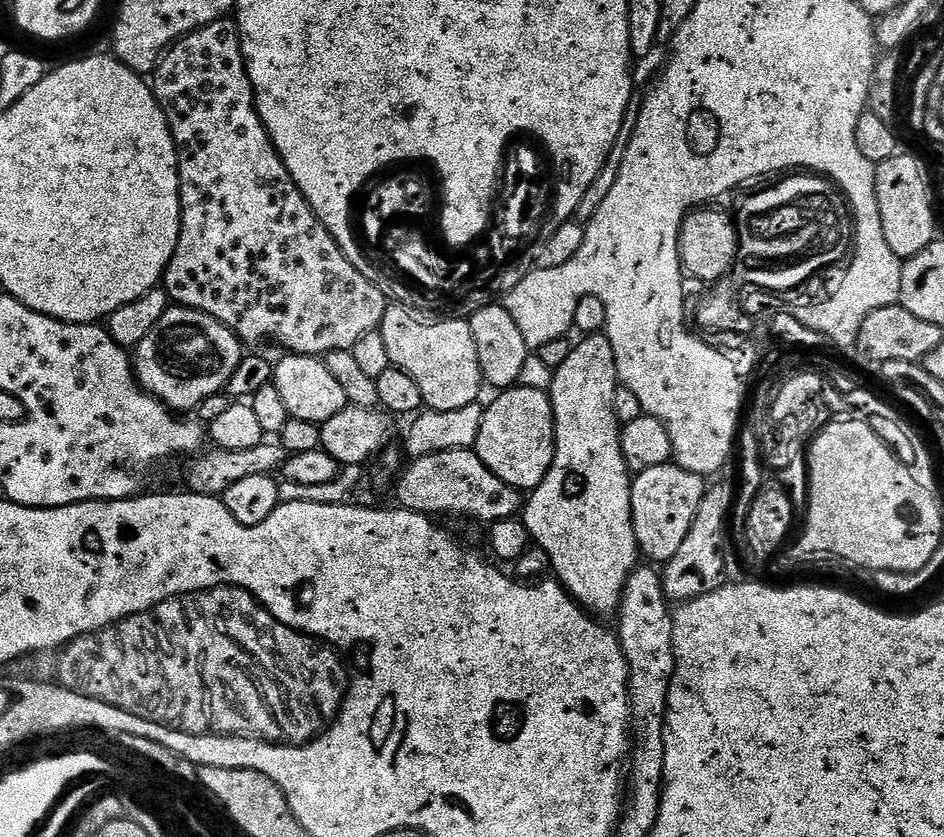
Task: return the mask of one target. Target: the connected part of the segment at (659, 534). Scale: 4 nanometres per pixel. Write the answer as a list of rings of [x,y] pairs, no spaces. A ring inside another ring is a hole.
[[[674,462],[635,473],[632,482],[632,529],[637,549],[659,562],[667,562],[678,554],[694,522],[694,514],[698,514],[698,502],[702,502],[705,487],[705,477],[679,468]]]

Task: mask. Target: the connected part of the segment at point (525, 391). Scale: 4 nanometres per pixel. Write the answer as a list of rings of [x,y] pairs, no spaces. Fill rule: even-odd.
[[[519,386],[503,389],[497,396],[500,397],[492,405],[483,409],[474,451],[494,475],[512,488],[537,488],[546,478],[556,453],[552,397],[548,392]]]

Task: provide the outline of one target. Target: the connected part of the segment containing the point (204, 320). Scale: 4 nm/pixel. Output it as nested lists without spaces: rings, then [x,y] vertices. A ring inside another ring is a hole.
[[[169,306],[166,314],[158,318],[158,323],[146,338],[134,350],[134,371],[140,387],[152,396],[157,396],[163,404],[180,414],[199,409],[200,403],[214,394],[227,389],[234,370],[238,370],[241,360],[246,355],[239,338],[222,322],[210,318],[206,313],[193,308]]]

